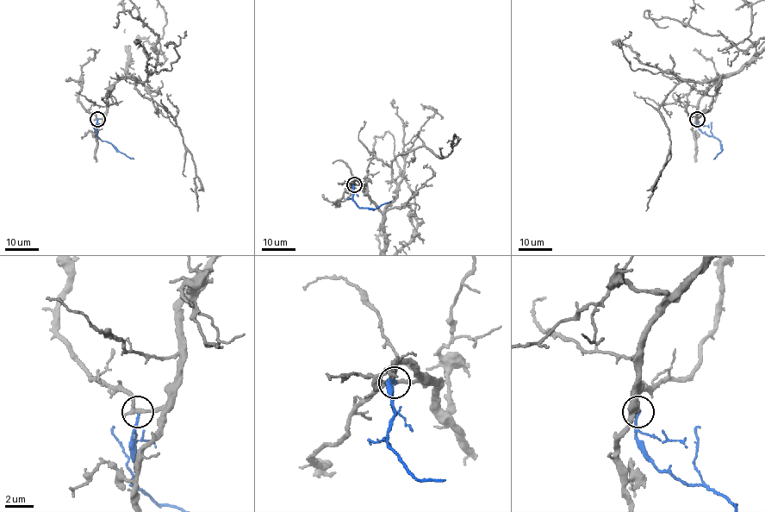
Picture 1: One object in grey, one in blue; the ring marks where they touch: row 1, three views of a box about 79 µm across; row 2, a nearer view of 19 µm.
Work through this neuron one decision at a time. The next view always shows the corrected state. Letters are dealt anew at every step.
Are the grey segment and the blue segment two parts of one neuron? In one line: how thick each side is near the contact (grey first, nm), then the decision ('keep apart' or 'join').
280 nm thick on the grey side, 180 nm on the other; keep apart

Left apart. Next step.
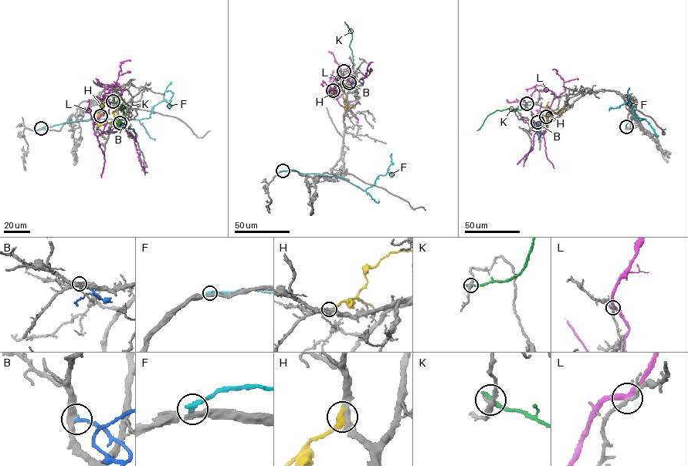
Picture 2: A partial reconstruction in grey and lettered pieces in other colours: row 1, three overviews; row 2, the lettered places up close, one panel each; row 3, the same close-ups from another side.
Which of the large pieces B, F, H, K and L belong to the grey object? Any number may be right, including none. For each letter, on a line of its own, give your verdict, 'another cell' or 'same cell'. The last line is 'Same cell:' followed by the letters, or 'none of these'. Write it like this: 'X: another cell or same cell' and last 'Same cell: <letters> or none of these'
B: another cell
F: another cell
H: another cell
K: another cell
L: another cell
Same cell: none of these

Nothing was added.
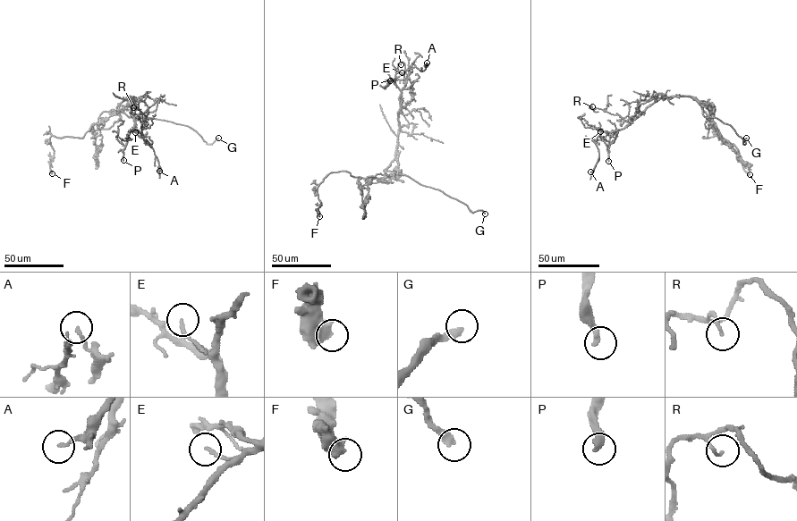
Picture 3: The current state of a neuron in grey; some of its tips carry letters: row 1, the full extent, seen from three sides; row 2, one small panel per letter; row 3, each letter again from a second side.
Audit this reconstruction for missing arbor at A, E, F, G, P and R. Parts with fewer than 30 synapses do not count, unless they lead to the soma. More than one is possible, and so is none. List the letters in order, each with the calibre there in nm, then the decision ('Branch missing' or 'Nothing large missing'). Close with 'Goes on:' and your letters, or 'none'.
A: Thickness 140 nm. Nothing large missing
E: Thickness 150 nm. Nothing large missing
F: Thickness 600 nm. Nothing large missing
G: Thickness 320 nm. Branch missing
P: Thickness 320 nm. Branch missing
R: Thickness 100 nm. Nothing large missing
Goes on: G, P

